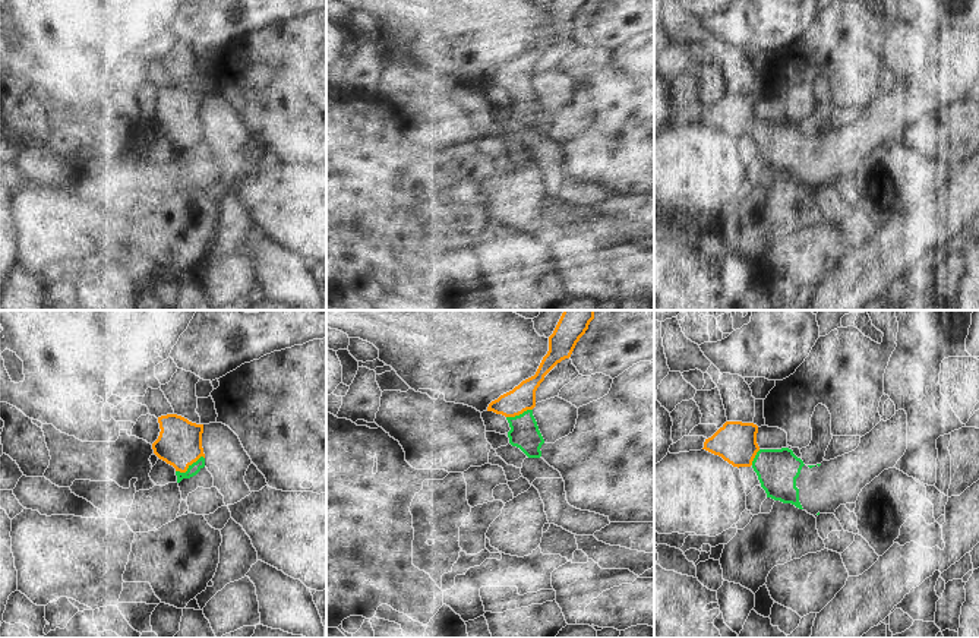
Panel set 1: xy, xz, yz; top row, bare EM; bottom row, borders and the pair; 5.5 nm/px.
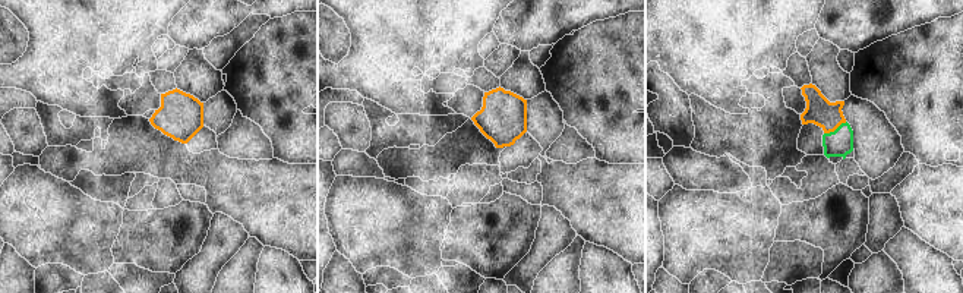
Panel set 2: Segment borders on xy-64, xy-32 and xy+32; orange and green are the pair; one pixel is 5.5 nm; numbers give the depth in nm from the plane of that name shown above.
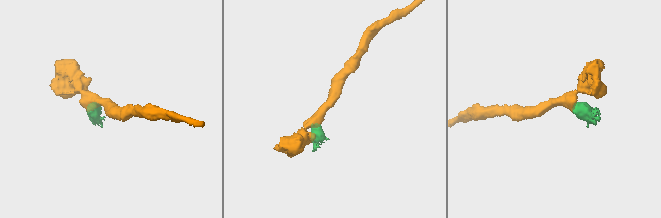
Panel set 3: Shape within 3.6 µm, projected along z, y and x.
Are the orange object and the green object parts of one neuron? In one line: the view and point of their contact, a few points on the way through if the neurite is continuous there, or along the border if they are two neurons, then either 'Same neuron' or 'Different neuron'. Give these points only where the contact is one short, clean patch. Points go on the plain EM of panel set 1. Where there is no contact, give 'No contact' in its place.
Touches orange at xy (188, 139). Path across: xy (179, 116), (188, 129), (188, 139), (195, 139). Same neuron.

